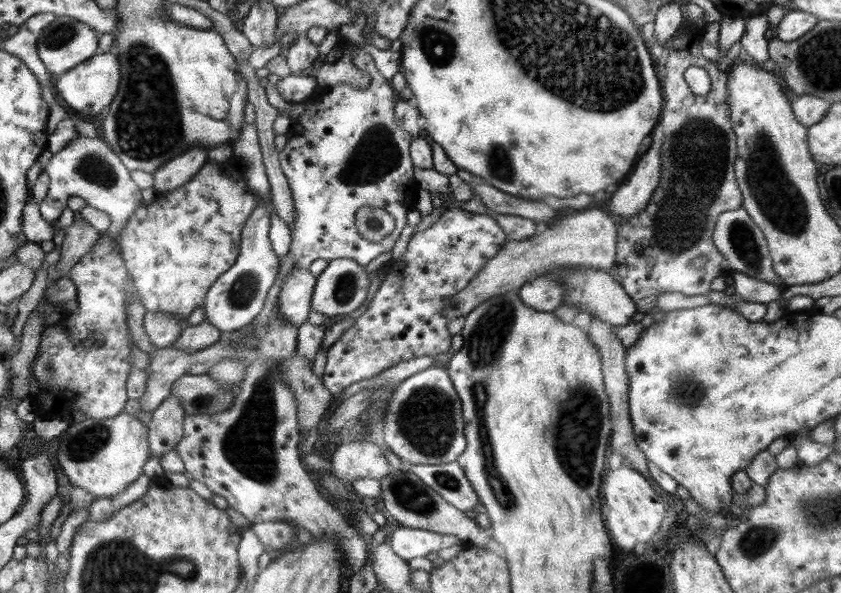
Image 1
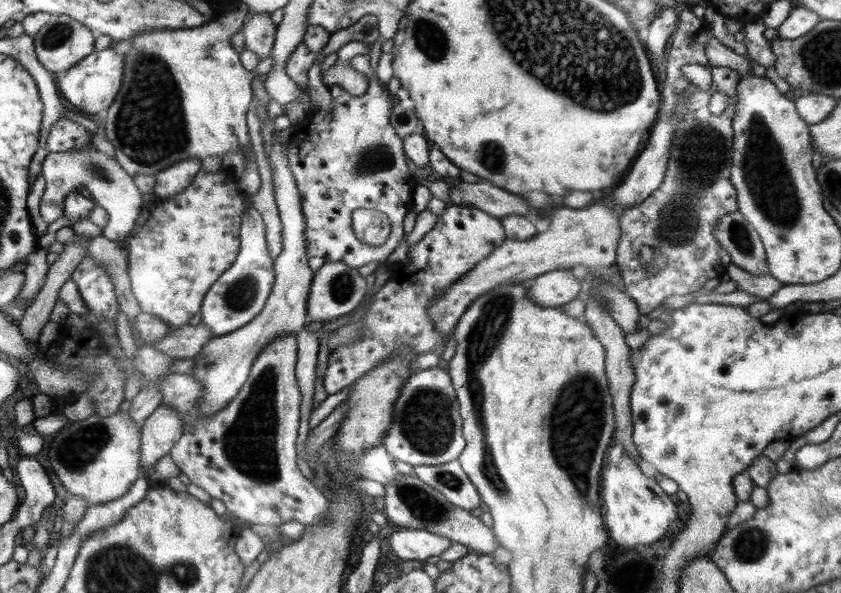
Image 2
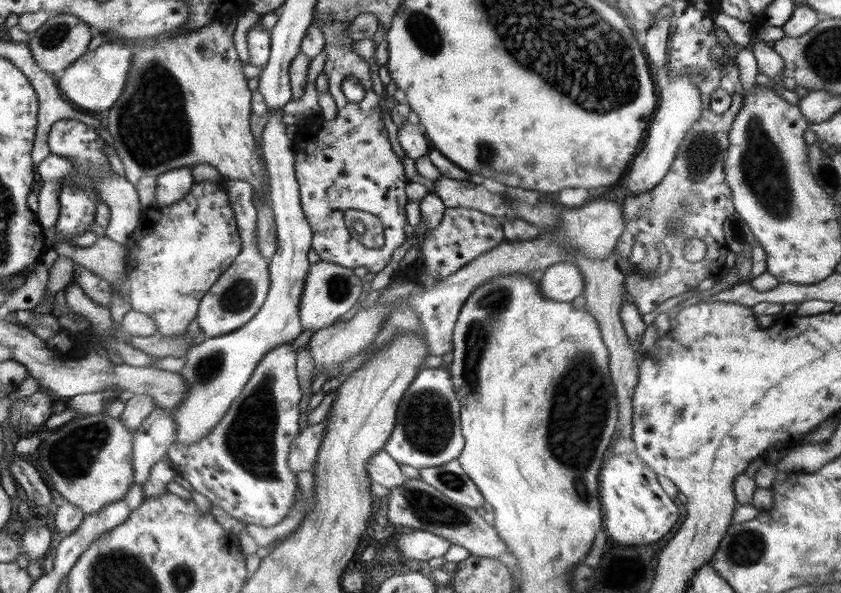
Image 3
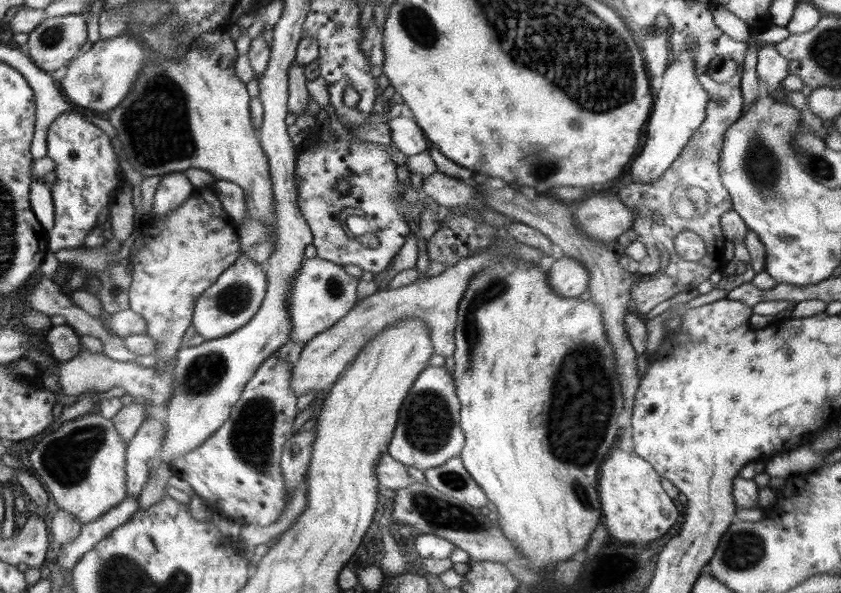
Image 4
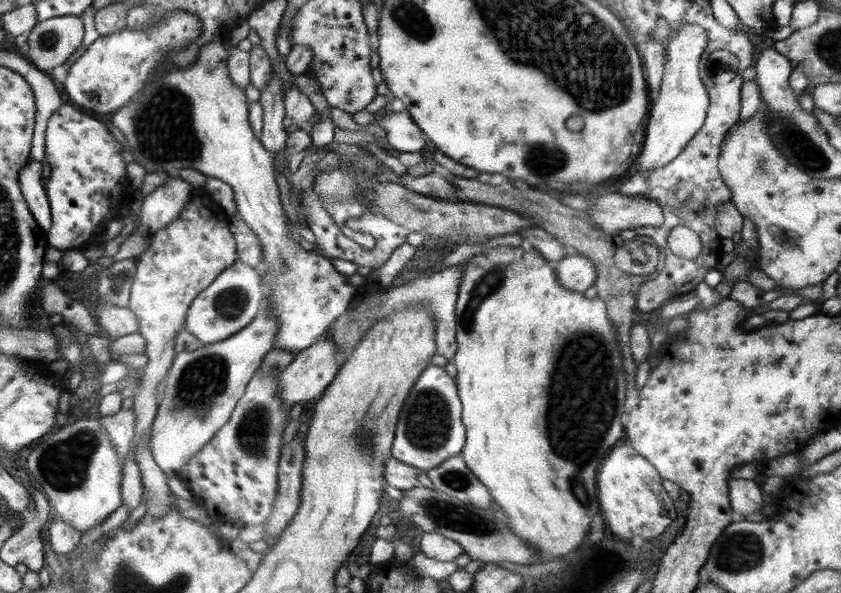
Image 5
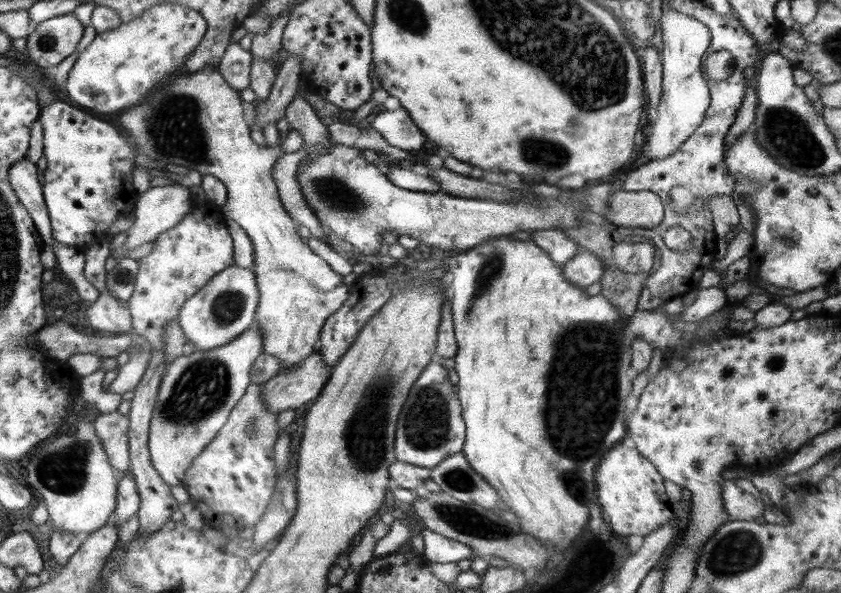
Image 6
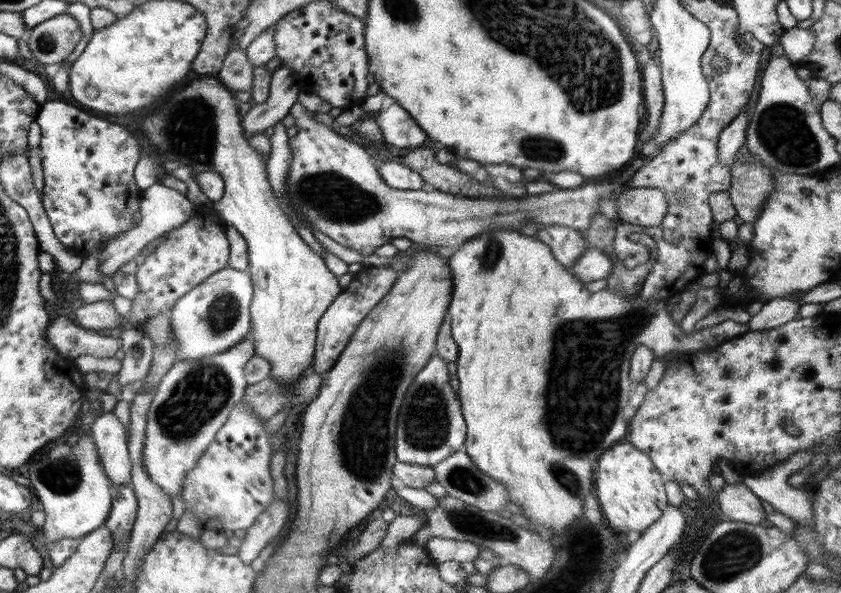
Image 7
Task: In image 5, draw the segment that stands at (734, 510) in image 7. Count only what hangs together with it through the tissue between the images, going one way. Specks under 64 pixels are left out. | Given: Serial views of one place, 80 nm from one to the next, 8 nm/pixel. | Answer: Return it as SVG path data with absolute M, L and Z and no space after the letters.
M733 479L727 482L729 503L736 518L744 518L753 512L762 512L766 502L762 497L761 486L754 479Z

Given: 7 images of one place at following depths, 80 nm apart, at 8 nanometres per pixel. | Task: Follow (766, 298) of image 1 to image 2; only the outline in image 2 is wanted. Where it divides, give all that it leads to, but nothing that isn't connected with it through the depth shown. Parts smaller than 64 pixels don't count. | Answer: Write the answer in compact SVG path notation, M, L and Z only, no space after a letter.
M733 262L728 265L725 278L734 280L737 288L748 294L762 298L762 300L770 298L771 294L774 294L783 285L783 283L776 280L770 274L756 276L750 274L747 270L742 270L742 268L736 266Z

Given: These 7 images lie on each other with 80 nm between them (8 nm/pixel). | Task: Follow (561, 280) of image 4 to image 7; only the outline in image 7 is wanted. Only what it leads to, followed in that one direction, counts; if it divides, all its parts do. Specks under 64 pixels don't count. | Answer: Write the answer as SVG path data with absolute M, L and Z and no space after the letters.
M588 248L580 256L571 268L571 273L587 284L593 280L602 280L610 276L613 267L613 259L598 248Z

